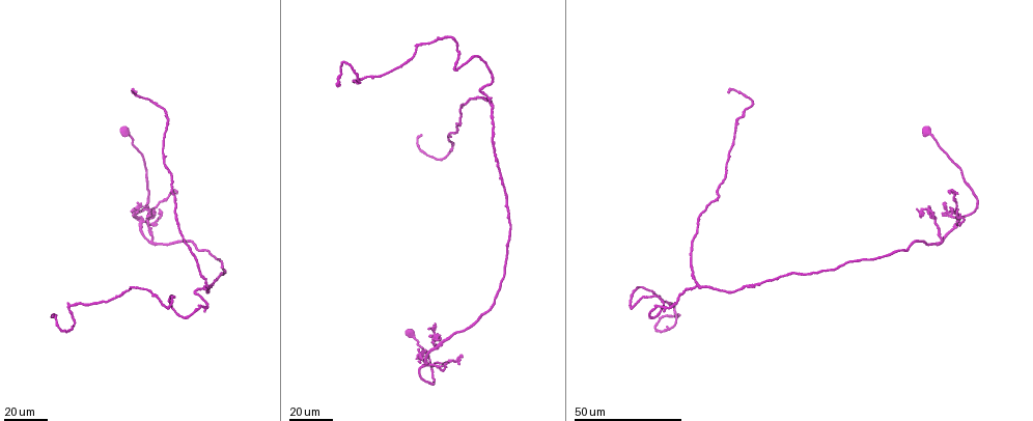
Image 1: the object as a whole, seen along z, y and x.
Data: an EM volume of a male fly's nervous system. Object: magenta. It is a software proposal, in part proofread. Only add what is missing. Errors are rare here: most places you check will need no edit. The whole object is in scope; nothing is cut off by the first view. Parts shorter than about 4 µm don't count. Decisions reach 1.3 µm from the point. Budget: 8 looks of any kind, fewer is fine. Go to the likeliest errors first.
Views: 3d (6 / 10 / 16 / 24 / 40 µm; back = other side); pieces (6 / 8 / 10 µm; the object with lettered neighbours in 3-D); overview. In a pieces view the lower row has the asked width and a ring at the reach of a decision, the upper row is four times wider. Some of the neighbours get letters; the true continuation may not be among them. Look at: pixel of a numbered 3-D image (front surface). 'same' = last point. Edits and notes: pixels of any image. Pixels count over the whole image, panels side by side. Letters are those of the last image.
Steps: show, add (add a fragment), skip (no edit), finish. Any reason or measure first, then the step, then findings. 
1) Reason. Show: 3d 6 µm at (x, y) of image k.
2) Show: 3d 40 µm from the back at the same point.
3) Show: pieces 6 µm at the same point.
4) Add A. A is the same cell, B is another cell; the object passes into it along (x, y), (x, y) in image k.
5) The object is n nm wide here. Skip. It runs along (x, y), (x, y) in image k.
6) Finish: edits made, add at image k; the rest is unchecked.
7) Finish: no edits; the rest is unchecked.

Free end. Show: 3d 40 µm at (421, 133) of image 1.

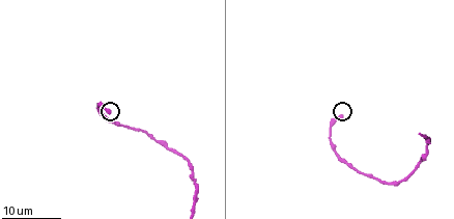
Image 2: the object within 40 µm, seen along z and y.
See the neighbours. Show: pieces 10 µm at (111, 112) of image 2.

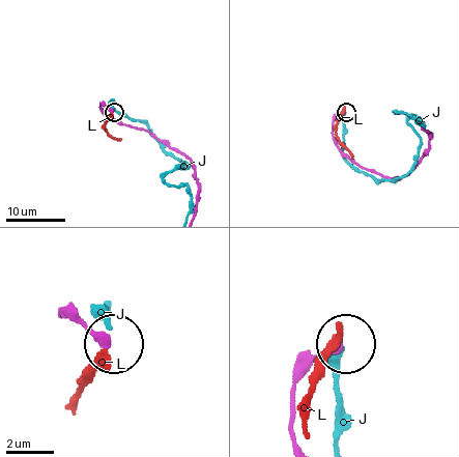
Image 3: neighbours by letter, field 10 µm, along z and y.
Skip. J and L are other cells; it runs along (153, 137), (119, 123), (99, 107), (112, 111) in image 3; no lettered fragment goes on from it.

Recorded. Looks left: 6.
Branch stops here. Show: 3d 40 µm at (491, 69) of image 1.

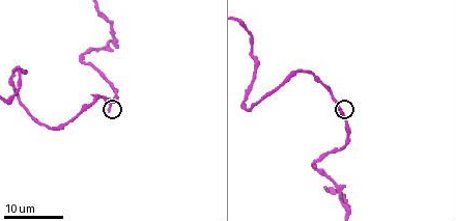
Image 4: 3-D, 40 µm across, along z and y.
Show: pieces 8 µm at (110, 112) of image 4.

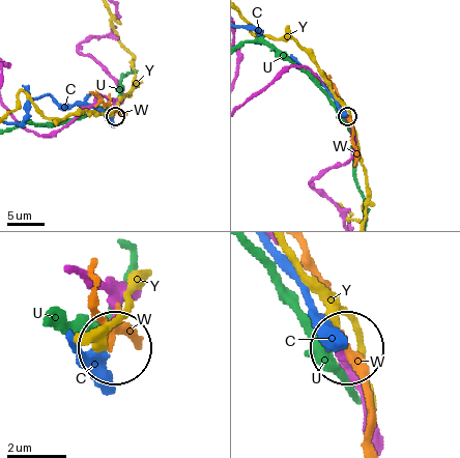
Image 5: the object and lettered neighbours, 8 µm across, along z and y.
Skip. C, U, W and Y are other cells; no lettered fragment goes on from it.

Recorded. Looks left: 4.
An open end. Show: 3d 24 µm at (69, 304) of image 1.

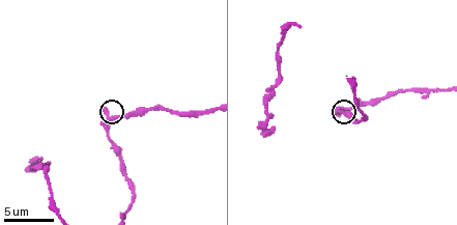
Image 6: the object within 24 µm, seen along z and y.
Show: 3d 10 µm at (103, 104) of image 6.

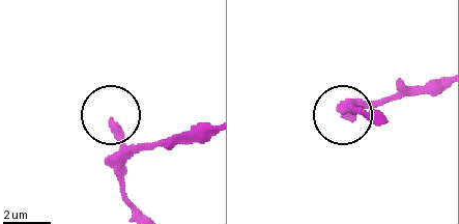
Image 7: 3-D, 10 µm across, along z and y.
Show: pieces 8 µm at (113, 119) of image 7.

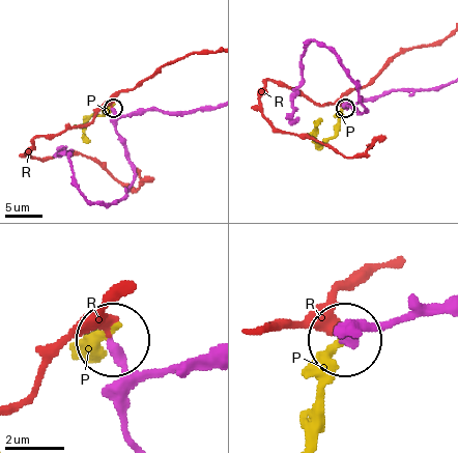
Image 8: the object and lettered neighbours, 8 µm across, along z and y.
Skip. P and R are other cells; none of them fits.

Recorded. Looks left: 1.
Show: pieces 6 µm at (272, 127) of image 6.

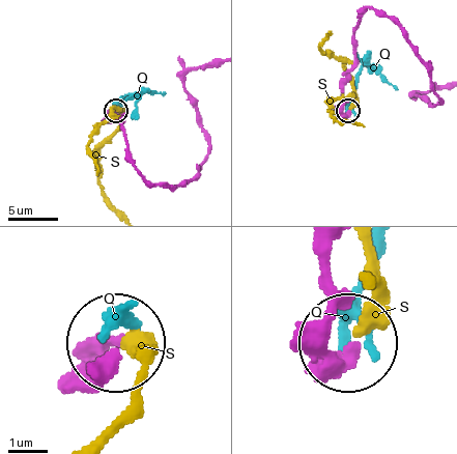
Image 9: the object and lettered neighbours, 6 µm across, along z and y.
Skip. Q and S are other cells; none of them fits.

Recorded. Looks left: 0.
Finish: no edits; the rest is unchecked.

